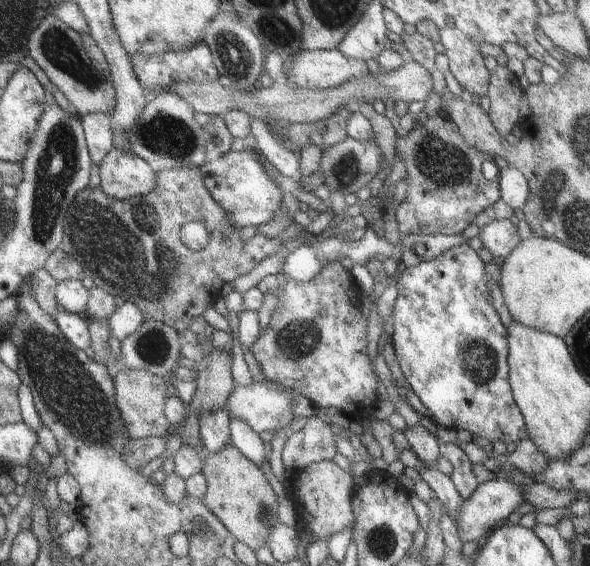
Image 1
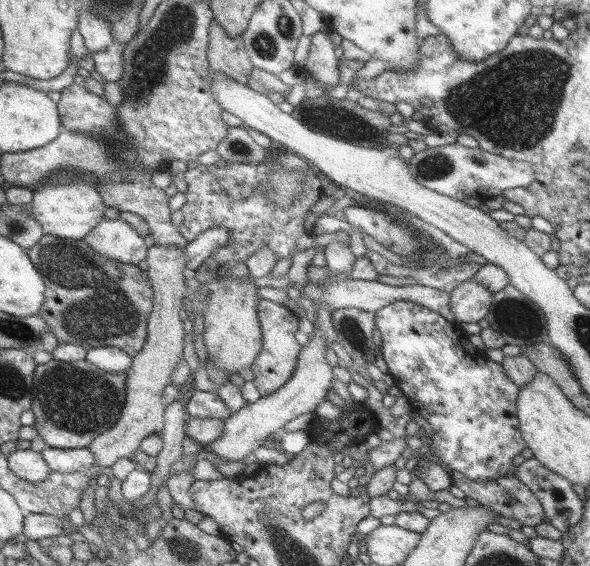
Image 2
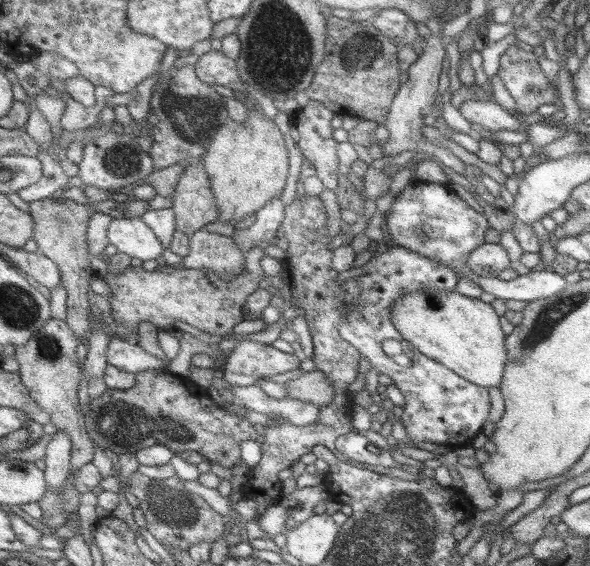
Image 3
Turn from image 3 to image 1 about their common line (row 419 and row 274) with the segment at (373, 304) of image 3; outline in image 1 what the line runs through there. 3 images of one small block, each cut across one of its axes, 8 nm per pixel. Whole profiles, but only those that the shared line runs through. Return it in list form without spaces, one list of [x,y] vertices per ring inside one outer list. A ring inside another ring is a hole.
[[[461,243],[447,248],[431,260],[405,267],[401,274],[396,275],[391,346],[405,382],[429,411],[431,422],[441,428],[467,430],[473,437],[482,436],[489,441],[516,443],[526,437],[526,432],[509,386],[506,329],[491,305],[488,275],[483,264],[467,243]]]

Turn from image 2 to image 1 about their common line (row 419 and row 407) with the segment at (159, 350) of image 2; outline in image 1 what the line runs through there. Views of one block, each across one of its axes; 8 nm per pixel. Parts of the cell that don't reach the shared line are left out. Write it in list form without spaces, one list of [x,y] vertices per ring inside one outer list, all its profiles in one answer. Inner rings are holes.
[[[121,370],[117,372],[113,381],[113,400],[119,410],[121,422],[125,426],[131,439],[143,437],[163,437],[167,433],[169,424],[163,416],[163,403],[172,391],[168,379],[155,376],[145,370]]]

